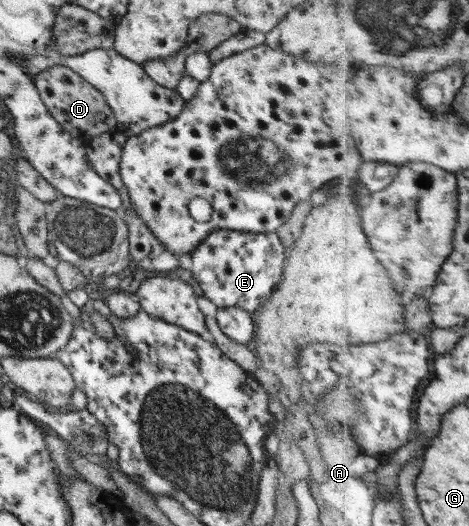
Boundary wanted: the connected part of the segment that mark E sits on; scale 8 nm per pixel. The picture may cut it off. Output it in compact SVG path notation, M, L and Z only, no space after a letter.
M217 230L191 253L191 272L203 295L218 308L239 306L253 315L271 296L283 273L287 249L277 232L247 233Z

